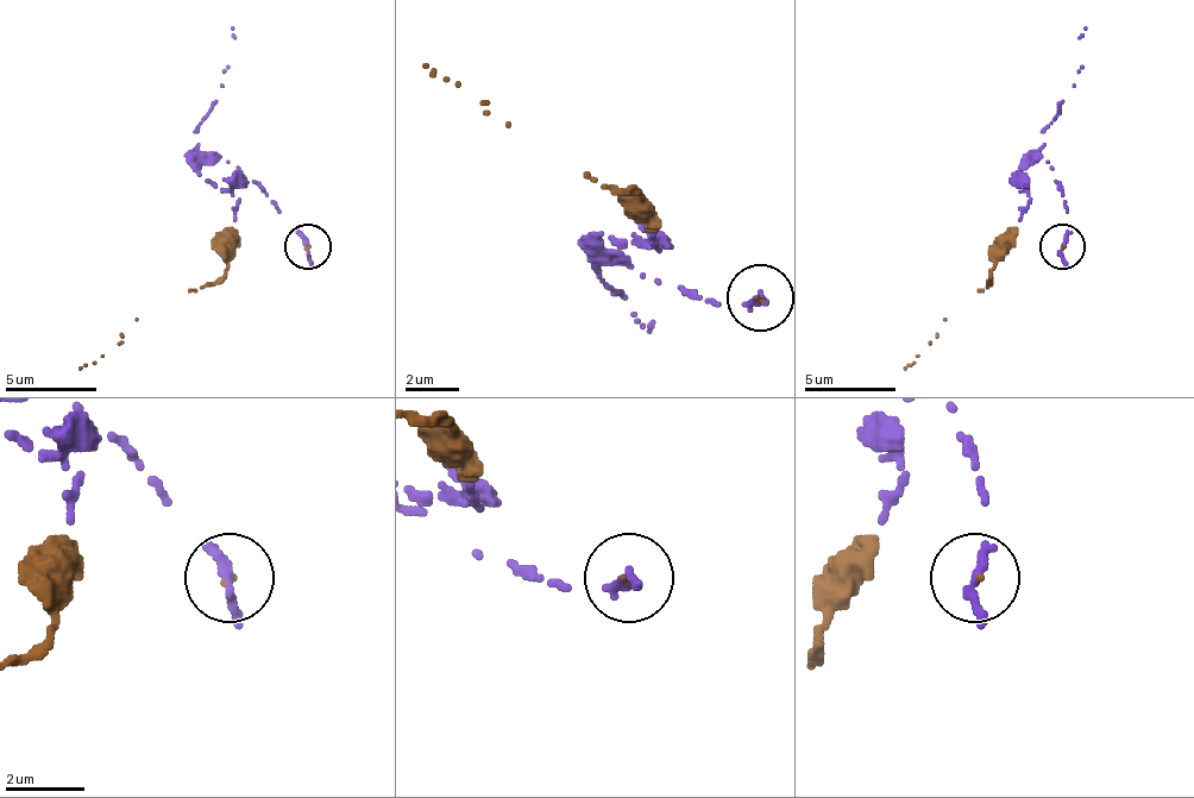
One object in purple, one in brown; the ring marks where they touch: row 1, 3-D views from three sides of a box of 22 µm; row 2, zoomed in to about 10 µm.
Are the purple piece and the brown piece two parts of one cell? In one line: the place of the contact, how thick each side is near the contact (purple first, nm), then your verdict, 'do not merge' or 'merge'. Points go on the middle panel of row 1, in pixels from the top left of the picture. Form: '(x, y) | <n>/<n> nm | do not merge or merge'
(760, 297) | 320/90 nm | merge

